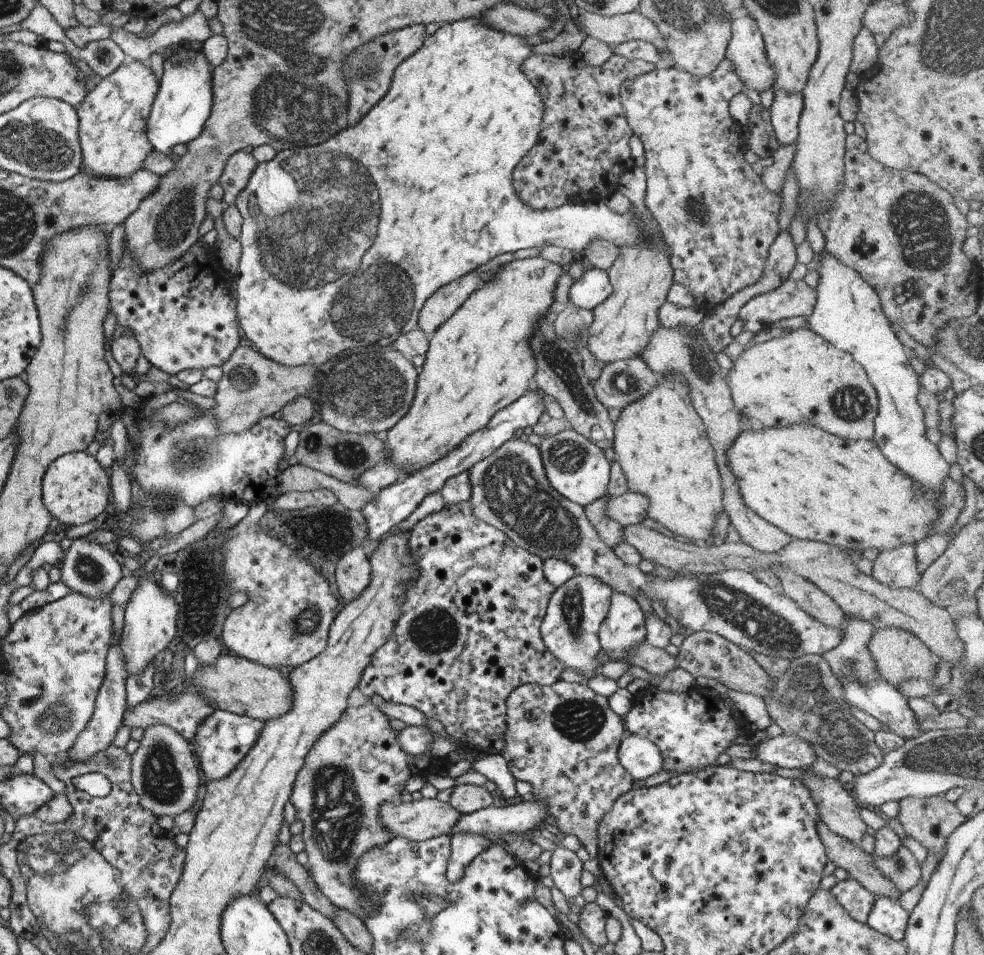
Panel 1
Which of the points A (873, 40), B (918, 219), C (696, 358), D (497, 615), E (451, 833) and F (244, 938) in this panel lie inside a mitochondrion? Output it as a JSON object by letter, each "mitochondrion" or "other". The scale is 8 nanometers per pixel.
{"A":"other","B":"mitochondrion","C":"mitochondrion","D":"mitochondrion","E":"other","F":"other"}

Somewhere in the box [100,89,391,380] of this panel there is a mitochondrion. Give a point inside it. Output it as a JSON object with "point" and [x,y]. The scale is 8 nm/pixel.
{"point":[175,221]}

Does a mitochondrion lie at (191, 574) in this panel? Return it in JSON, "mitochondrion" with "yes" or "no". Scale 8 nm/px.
{"mitochondrion":"yes"}

